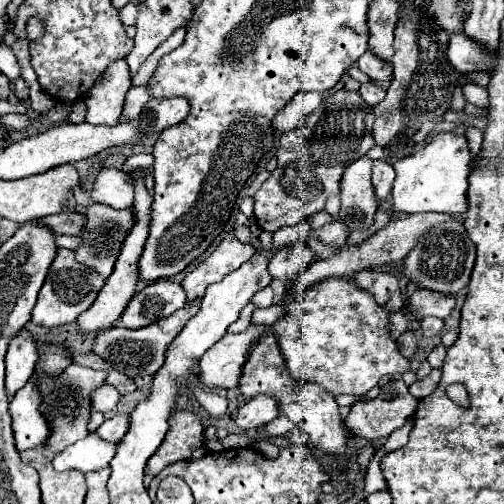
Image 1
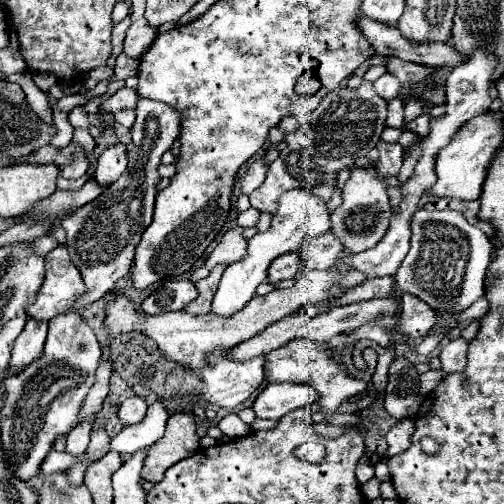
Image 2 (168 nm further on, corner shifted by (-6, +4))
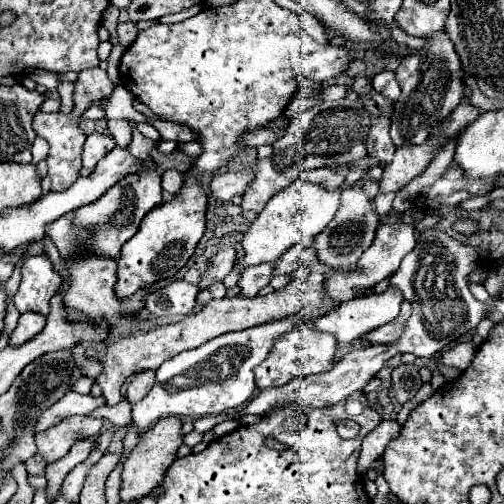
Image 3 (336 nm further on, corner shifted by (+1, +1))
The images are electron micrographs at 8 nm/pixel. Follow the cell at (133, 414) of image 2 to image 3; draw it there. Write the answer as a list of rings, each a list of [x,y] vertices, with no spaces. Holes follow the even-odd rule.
[[[155,371],[135,373],[135,375],[133,375],[133,381],[129,383],[129,389],[127,389],[127,401],[129,401],[129,403],[141,401],[141,399],[151,391],[153,383],[155,383]]]

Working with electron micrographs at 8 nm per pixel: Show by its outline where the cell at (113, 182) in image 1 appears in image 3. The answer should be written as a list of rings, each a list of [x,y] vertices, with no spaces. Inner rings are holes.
[[[91,133],[83,145],[83,167],[87,169],[95,169],[97,161],[101,157],[105,157],[111,149],[115,147],[115,141],[111,135],[103,135],[103,133]]]

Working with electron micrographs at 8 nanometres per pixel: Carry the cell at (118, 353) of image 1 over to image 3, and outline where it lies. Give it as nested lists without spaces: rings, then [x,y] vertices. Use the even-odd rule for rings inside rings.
[[[237,231],[237,233],[231,233],[231,235],[225,235],[219,243],[219,251],[217,255],[213,257],[213,265],[207,273],[203,273],[201,281],[199,281],[199,289],[207,289],[207,285],[211,285],[213,281],[223,281],[223,277],[233,269],[235,265],[235,245],[241,243],[241,235],[245,235],[243,231]]]

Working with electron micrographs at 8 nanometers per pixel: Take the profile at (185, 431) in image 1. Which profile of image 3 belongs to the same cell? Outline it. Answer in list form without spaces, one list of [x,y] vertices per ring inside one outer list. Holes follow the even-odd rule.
[[[165,417],[159,419],[145,435],[139,437],[139,443],[131,449],[129,457],[123,463],[123,473],[121,473],[121,501],[129,503],[133,499],[141,499],[145,495],[149,495],[155,487],[161,485],[165,471],[169,469],[169,465],[177,459],[177,449],[183,443],[183,435],[181,435],[181,419],[179,417]]]

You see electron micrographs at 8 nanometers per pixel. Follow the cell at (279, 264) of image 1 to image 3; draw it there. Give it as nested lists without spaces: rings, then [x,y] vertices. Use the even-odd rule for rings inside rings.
[[[259,263],[257,267],[245,267],[245,275],[239,277],[237,287],[241,289],[241,297],[253,297],[271,283],[273,277],[273,265],[271,263]]]

